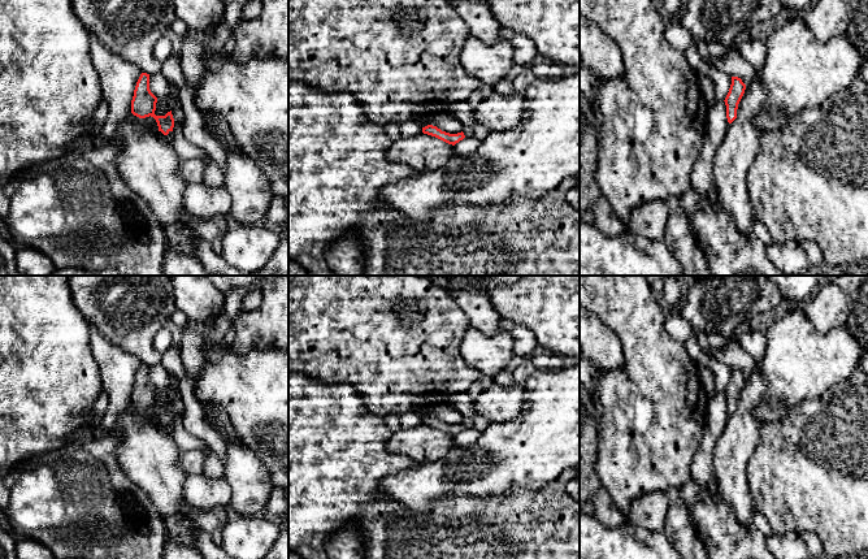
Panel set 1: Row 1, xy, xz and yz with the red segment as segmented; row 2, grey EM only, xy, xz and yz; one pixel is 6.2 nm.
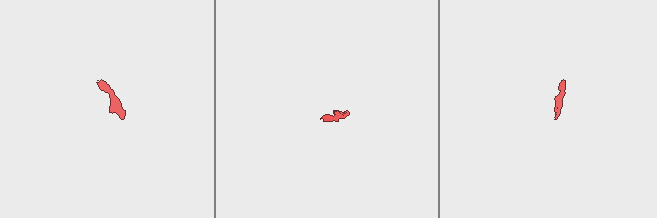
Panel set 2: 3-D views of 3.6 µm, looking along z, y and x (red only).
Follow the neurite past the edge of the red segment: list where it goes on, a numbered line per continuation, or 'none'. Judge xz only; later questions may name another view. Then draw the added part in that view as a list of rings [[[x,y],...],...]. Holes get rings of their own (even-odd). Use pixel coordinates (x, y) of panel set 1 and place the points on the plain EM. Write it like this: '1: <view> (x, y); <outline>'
none

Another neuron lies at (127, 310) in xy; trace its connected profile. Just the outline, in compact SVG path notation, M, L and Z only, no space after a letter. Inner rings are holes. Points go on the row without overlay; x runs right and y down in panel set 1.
M69 276L69 286L75 307L88 325L94 325L107 341L135 355L143 364L161 363L162 355L153 347L153 337L177 309L170 276Z

